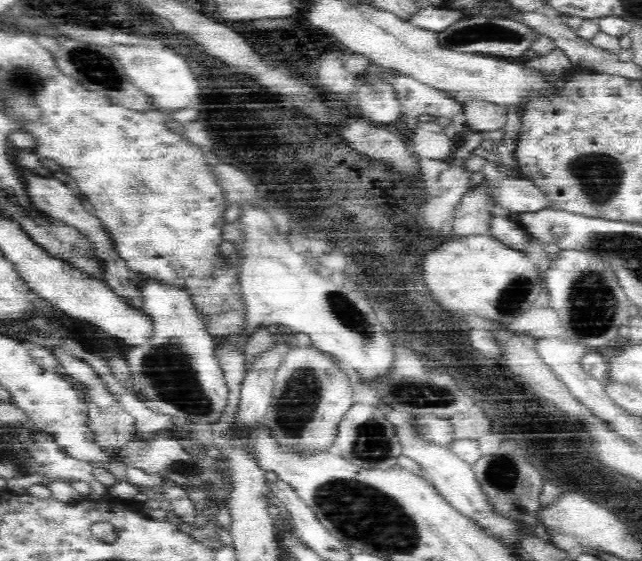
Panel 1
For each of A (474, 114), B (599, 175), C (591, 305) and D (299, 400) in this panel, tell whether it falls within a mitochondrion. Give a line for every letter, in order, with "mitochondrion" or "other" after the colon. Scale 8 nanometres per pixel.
A: other
B: mitochondrion
C: mitochondrion
D: mitochondrion

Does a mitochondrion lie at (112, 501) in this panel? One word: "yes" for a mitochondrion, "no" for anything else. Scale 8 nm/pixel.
no

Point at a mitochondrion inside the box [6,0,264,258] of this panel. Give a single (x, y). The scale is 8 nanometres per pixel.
(93, 65)

